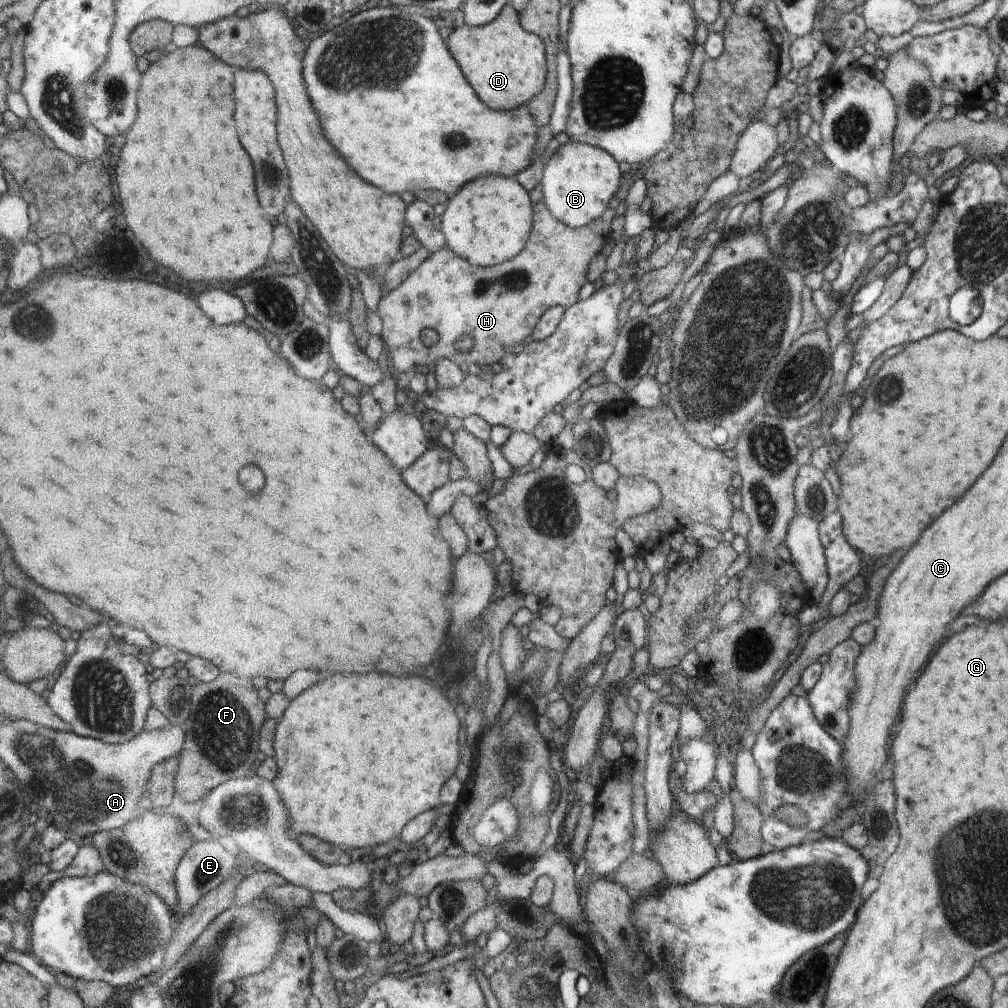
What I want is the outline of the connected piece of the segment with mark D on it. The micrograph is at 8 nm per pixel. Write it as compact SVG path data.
M509 4L494 21L487 25L474 27L464 24L453 30L448 38L448 46L451 47L456 62L462 67L467 81L474 86L476 94L480 94L480 98L484 98L486 106L492 106L492 109L502 111L525 106L528 101L534 100L536 96L543 92L544 84L547 84L547 56L544 56L544 45L540 42L539 35L528 31L522 25L519 12Z

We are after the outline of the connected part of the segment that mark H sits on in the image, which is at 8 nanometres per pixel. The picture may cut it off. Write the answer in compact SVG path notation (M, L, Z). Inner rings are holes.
M539 201L534 204L534 226L528 242L514 260L484 268L469 263L467 259L461 259L447 247L429 255L400 286L382 297L377 315L384 324L381 338L391 357L389 365L394 365L400 372L410 375L415 373L414 370L418 366L428 366L432 370L436 362L444 360L452 360L464 371L469 364L495 369L506 364L514 356L514 348L532 334L532 330L535 330L548 309L552 306L570 306L578 300L578 290L586 282L588 262L604 246L602 234L592 226L606 226L606 238L610 238L610 222L614 218L614 209L607 207L604 216L592 221L590 225L572 228L558 222L551 210L548 210L547 203ZM424 328L432 328L440 336L440 340L434 346L425 346L420 340L420 332ZM462 334L466 334L472 340L472 348L466 352L458 352L454 348L454 338Z

